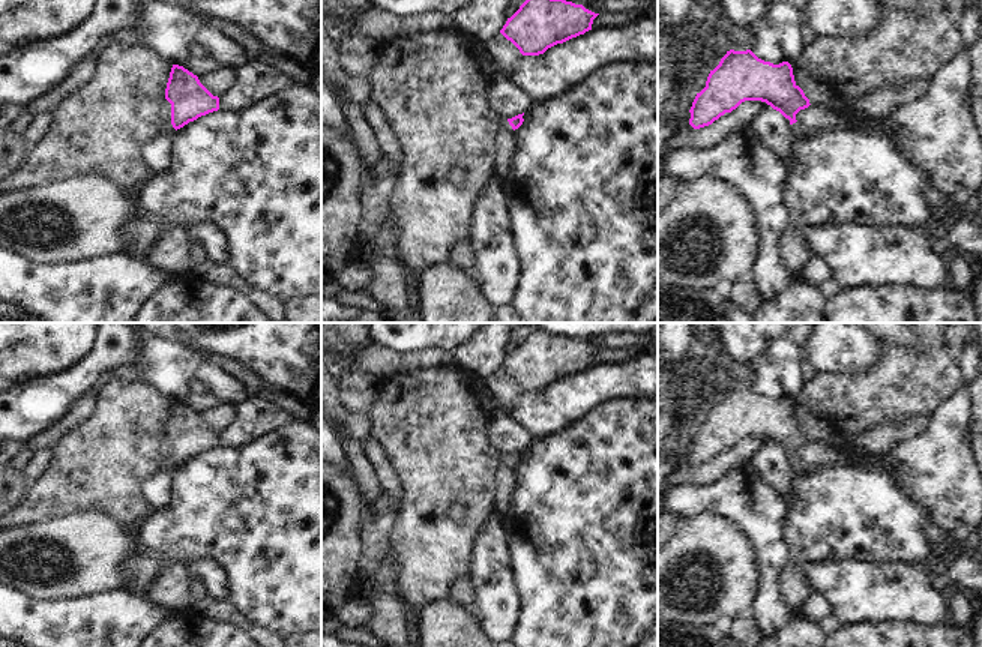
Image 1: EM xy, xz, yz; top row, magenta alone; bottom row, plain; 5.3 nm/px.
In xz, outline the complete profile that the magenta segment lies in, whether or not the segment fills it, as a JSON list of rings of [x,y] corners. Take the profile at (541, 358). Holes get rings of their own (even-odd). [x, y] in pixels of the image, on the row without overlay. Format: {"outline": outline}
{"outline": [[[535,330],[508,354],[500,369],[523,392],[539,392],[557,380],[592,366],[598,351],[583,341]]]}

